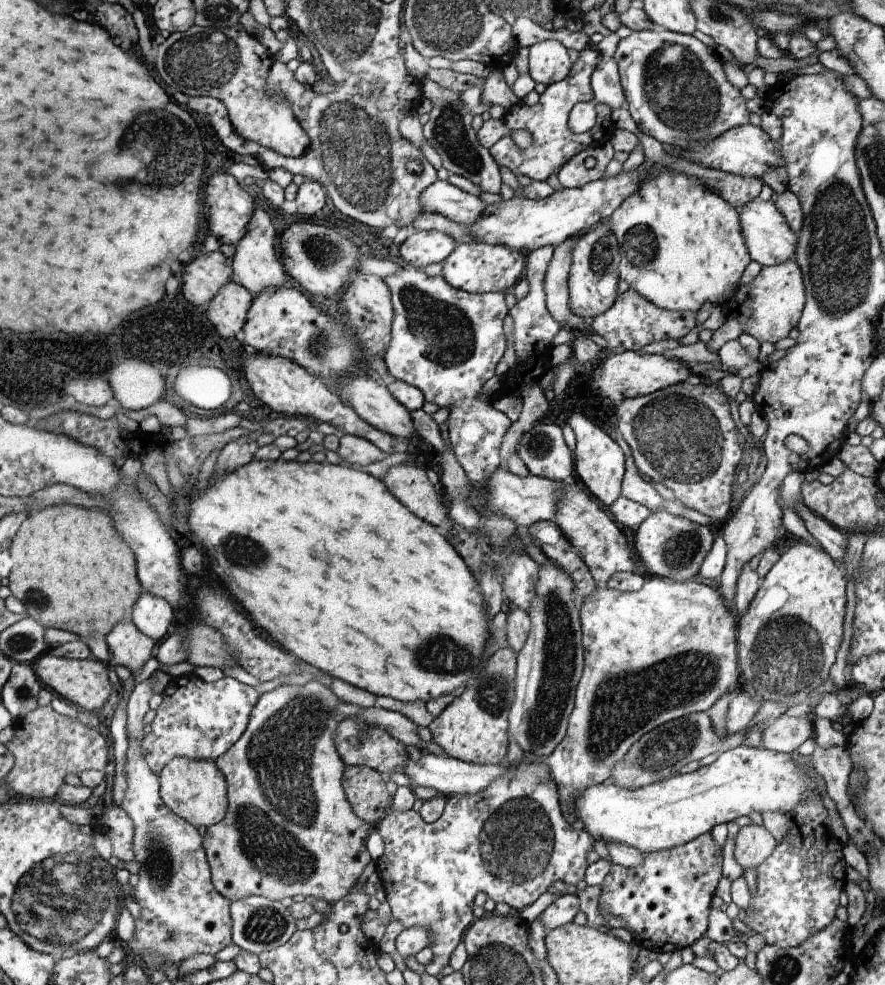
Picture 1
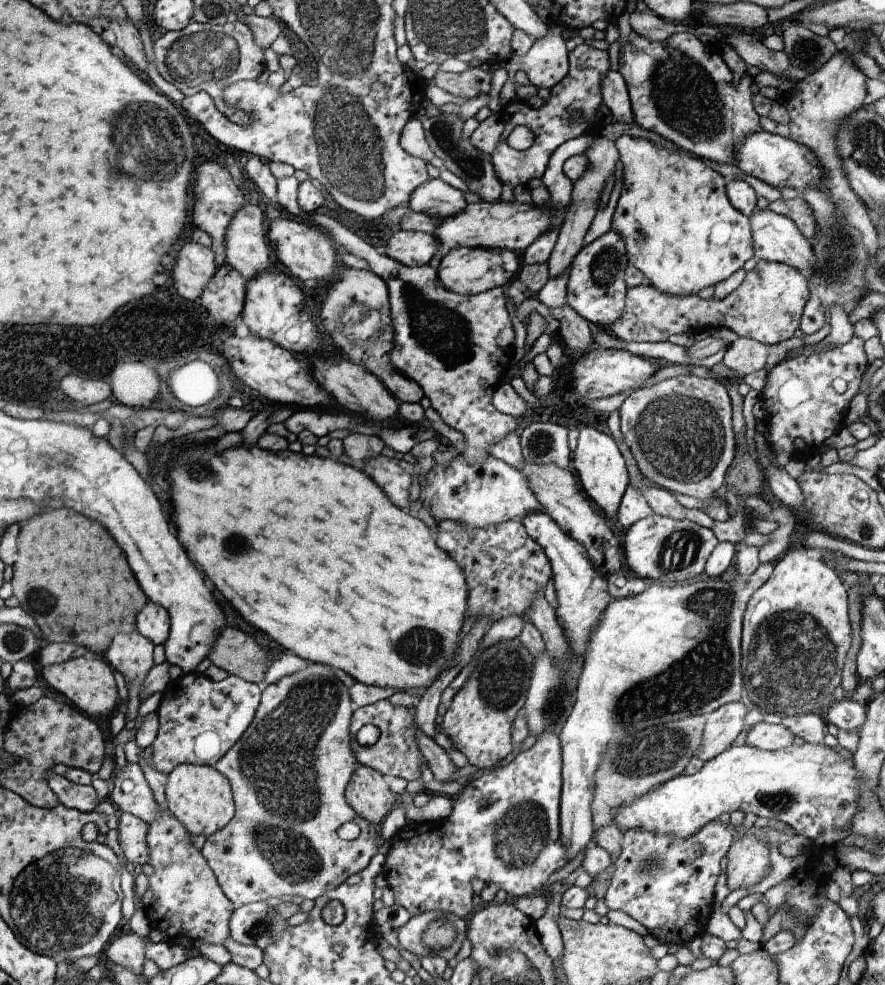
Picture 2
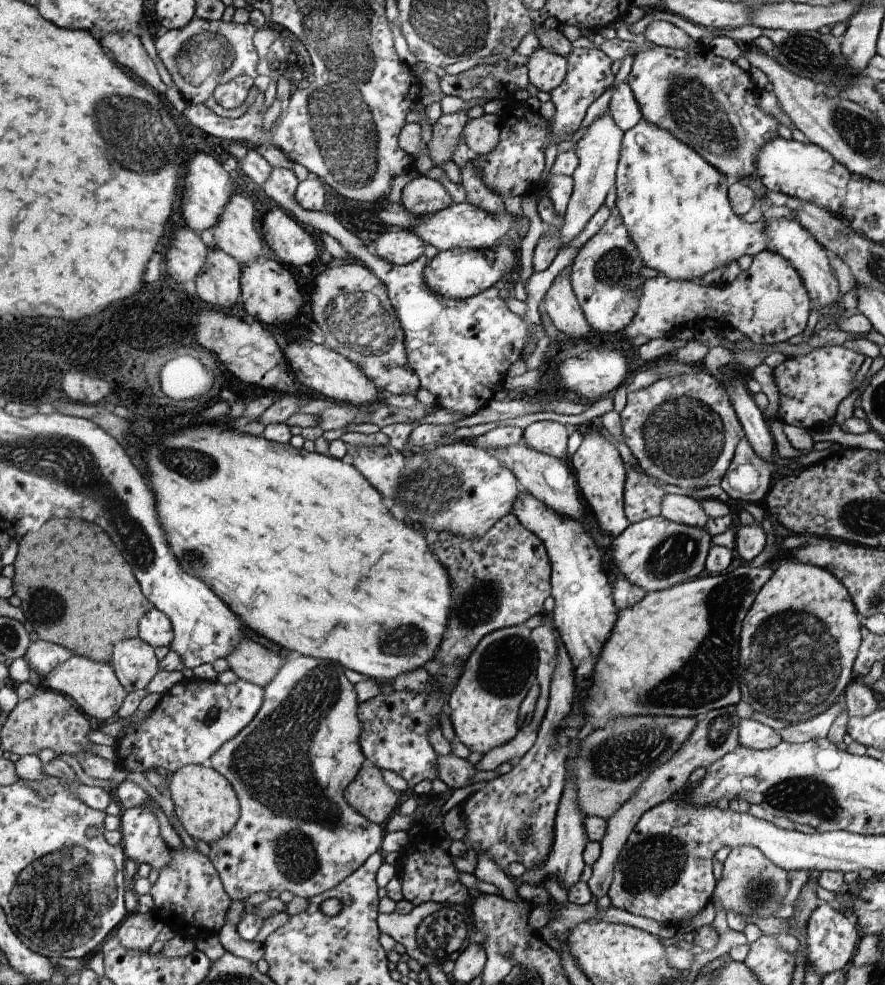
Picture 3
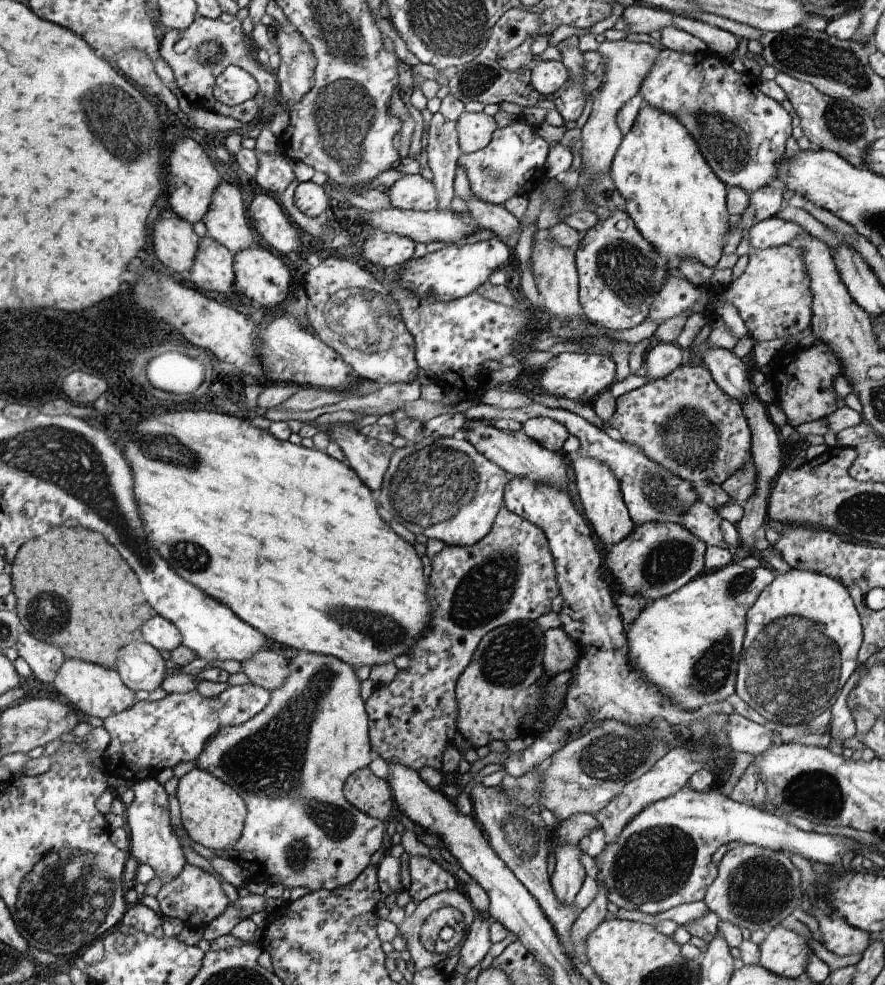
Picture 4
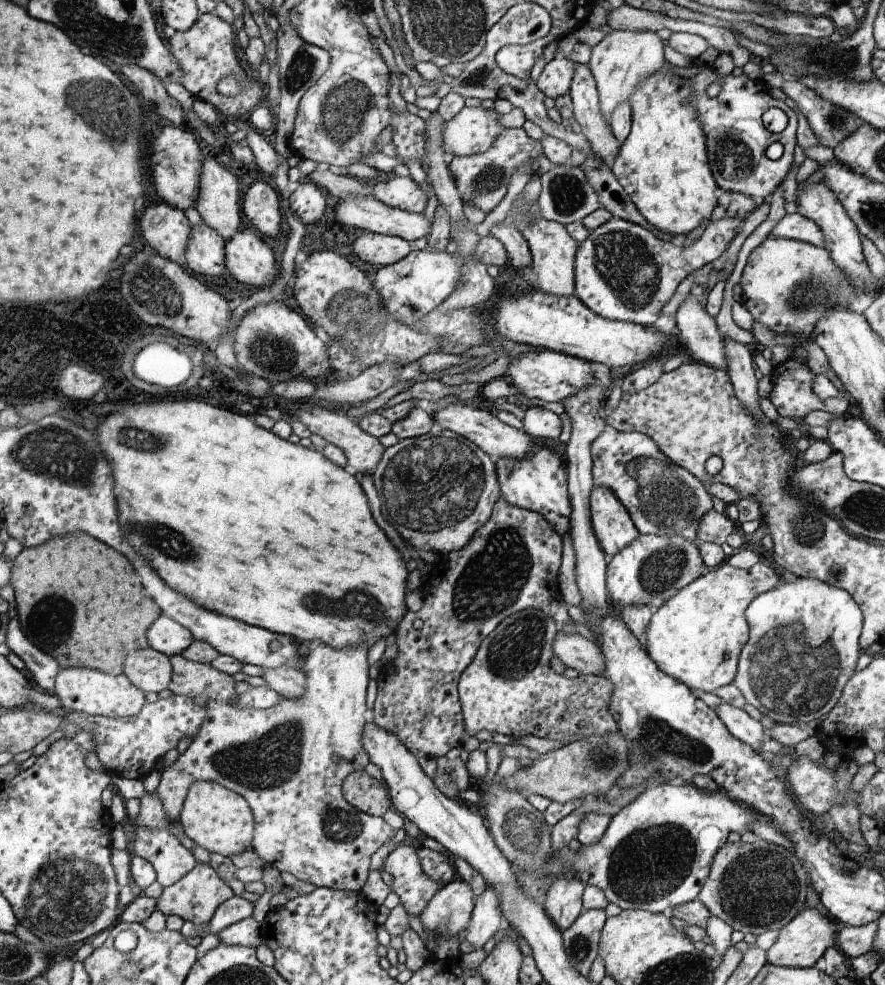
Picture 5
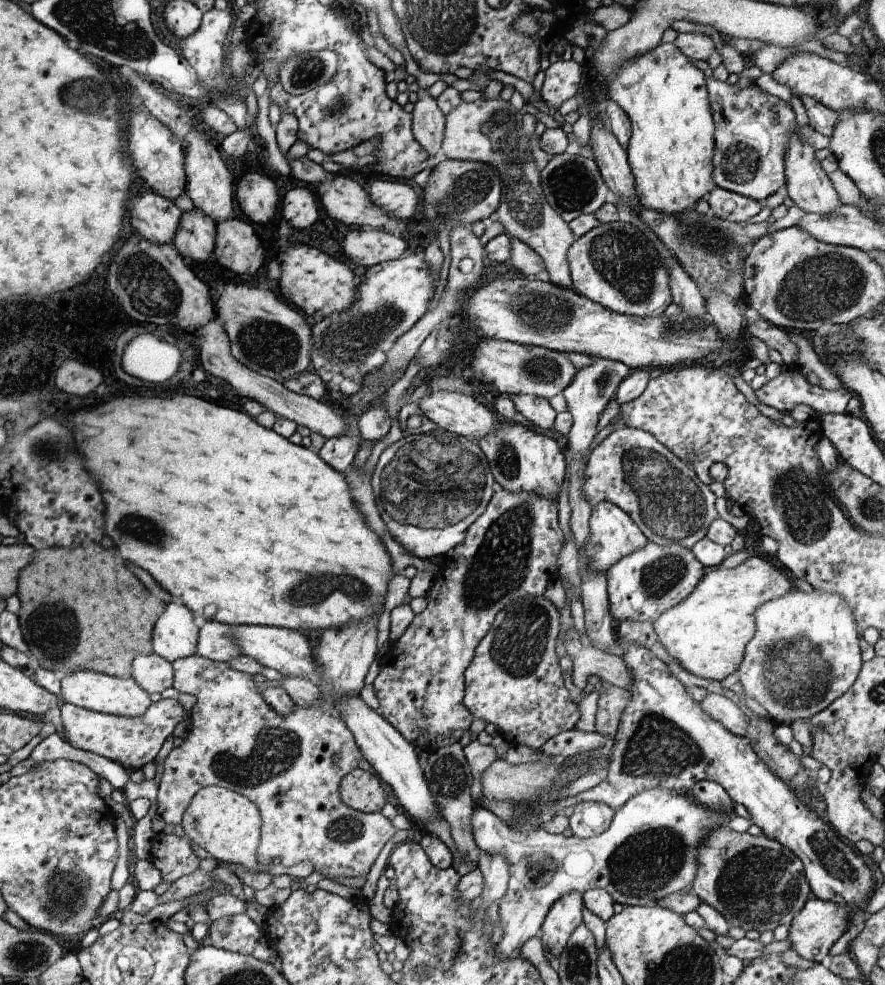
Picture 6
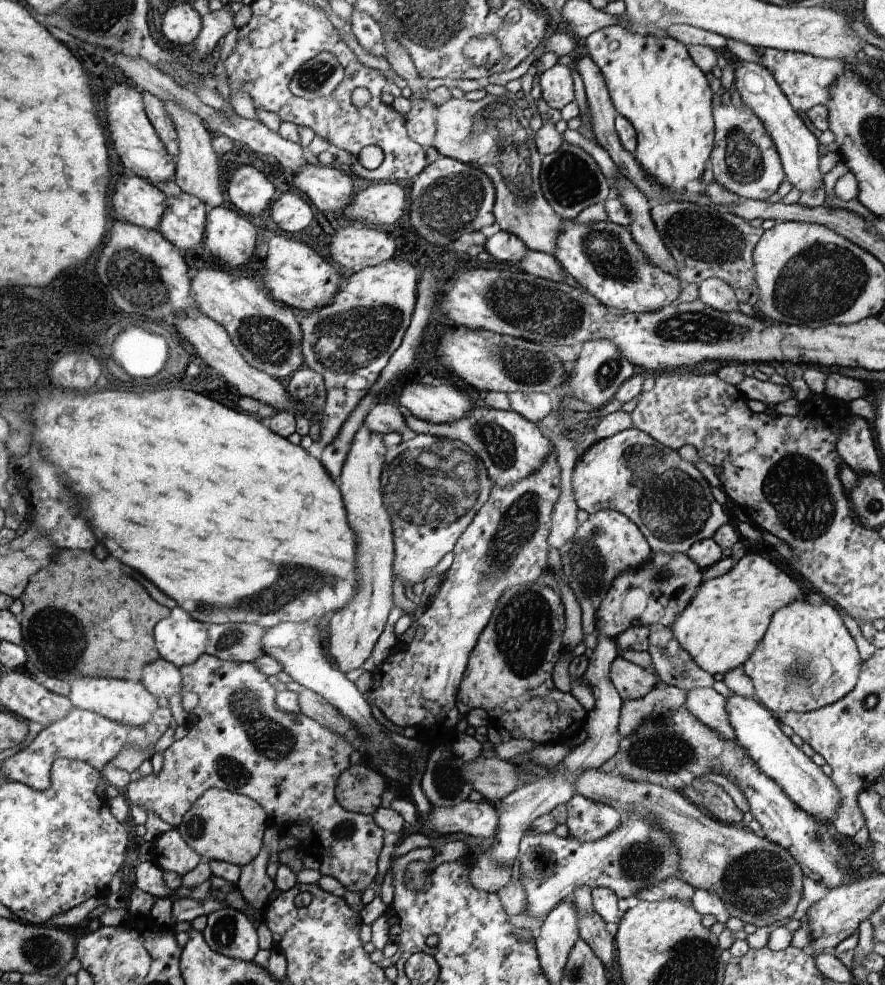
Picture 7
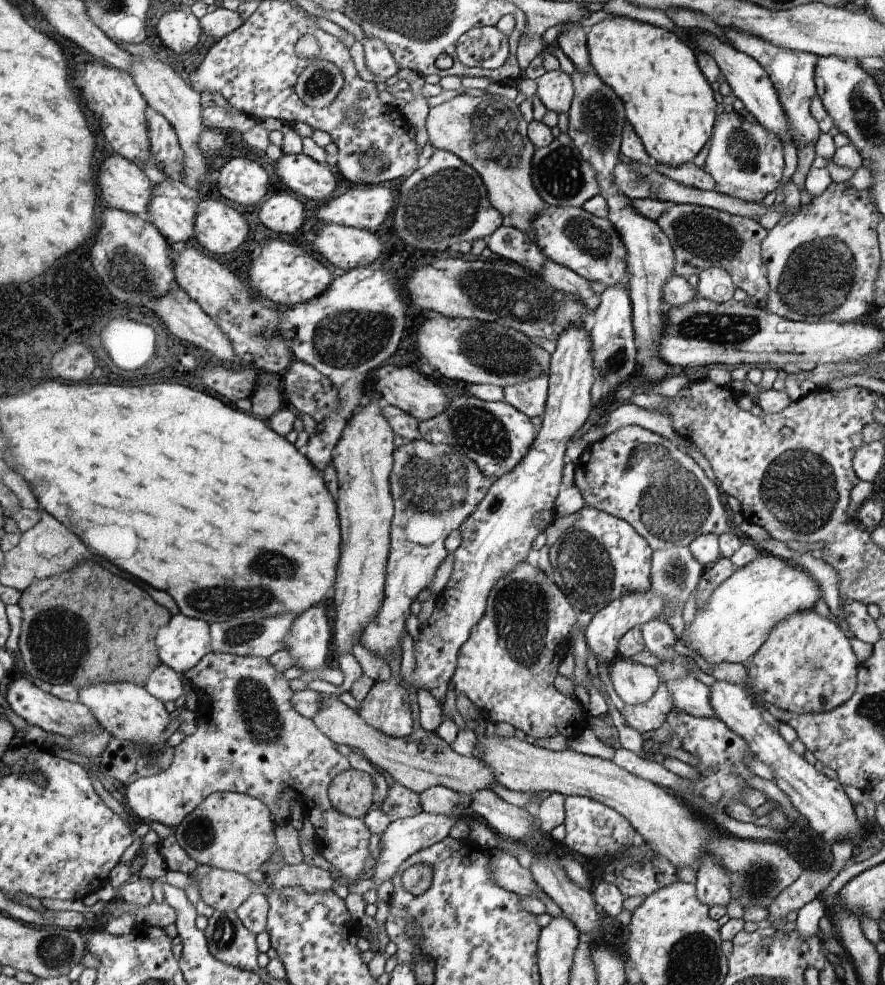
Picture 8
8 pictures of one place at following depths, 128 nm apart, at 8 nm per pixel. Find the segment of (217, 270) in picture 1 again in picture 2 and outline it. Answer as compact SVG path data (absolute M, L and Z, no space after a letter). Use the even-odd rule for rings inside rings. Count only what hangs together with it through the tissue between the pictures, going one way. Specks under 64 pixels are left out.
M187 242L178 254L174 265L174 286L176 292L192 301L208 288L218 266L210 247L197 242Z

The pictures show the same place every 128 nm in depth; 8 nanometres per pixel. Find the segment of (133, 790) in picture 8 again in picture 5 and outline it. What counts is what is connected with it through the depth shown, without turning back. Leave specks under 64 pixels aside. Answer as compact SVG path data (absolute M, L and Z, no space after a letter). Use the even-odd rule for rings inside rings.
M317 642L312 647L311 651L305 656L302 670L305 671L306 678L308 679L308 686L306 692L299 699L286 699L278 706L269 709L259 708L245 708L237 706L235 702L236 691L234 689L235 681L232 675L222 672L220 669L213 667L209 663L192 662L184 656L169 656L173 668L173 675L169 684L169 689L172 690L174 695L189 695L195 696L198 694L206 694L206 706L208 710L208 718L202 726L202 730L197 734L197 737L192 739L191 744L183 752L175 762L167 766L160 777L160 783L157 787L157 794L164 804L166 814L168 814L169 822L174 823L179 820L179 816L186 800L190 787L198 781L212 781L238 794L241 794L252 807L253 817L256 819L256 828L253 830L252 848L264 861L269 861L280 872L284 873L288 880L304 880L312 882L316 887L328 887L337 891L357 891L361 892L365 886L366 878L368 878L368 866L370 866L370 856L388 840L396 834L396 829L392 830L388 826L388 822L381 816L369 815L368 813L359 811L356 807L352 806L343 794L343 784L345 778L358 769L364 767L370 762L368 752L364 747L364 728L366 728L366 686L368 686L368 649L358 645L353 649L335 649L329 644Z

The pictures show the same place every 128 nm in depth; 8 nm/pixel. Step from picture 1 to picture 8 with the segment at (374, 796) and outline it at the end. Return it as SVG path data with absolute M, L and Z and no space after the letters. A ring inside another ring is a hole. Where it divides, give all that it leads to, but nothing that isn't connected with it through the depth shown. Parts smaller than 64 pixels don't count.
M348 769L329 786L329 798L333 806L342 813L363 819L372 809L374 782L367 772Z

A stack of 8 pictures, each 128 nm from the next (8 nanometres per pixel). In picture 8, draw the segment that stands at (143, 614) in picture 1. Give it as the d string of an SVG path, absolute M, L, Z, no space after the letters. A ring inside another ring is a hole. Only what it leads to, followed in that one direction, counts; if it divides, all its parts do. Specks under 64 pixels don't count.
M181 612L172 615L169 624L163 626L162 632L158 633L157 647L162 662L184 676L185 672L193 669L202 660L202 657L213 651L211 624L183 615Z

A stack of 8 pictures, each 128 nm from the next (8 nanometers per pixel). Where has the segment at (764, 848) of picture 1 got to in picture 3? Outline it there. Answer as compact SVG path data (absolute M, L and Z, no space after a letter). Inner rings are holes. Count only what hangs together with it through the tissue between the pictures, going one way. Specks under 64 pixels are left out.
M740 845L733 847L723 863L722 878L718 880L714 903L719 903L724 909L734 910L742 917L759 916L768 918L776 910L782 908L786 894L790 892L788 870L779 867L769 859L758 847Z

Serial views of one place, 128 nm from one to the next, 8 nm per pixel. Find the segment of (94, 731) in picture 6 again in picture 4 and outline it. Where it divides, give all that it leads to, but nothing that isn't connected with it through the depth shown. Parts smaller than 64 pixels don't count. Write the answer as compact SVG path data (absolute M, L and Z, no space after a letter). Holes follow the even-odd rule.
M254 683L227 687L219 695L212 698L204 697L196 690L187 693L168 692L165 698L157 701L143 699L134 703L130 710L103 719L103 727L109 731L111 741L109 748L101 756L102 766L106 769L106 774L123 778L131 785L138 780L145 781L156 778L160 772L166 768L173 769L179 762L187 760L194 762L218 730L226 728L228 725L241 725L243 722L249 721L250 718L266 708L271 701L272 692Z

